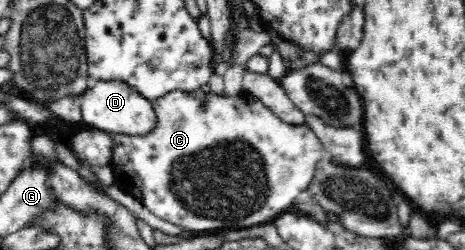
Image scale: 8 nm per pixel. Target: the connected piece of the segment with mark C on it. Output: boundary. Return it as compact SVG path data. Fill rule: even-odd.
M197 89L191 92L173 91L165 96L152 100L153 111L155 111L155 128L147 135L113 135L115 150L113 150L113 162L110 166L114 171L114 184L118 184L121 190L135 196L153 215L171 222L186 231L195 232L229 232L241 228L249 228L255 225L273 222L286 210L289 210L295 198L304 196L304 191L311 184L315 175L315 168L319 161L323 160L323 144L319 137L313 133L313 129L306 123L295 125L283 122L274 112L271 112L257 97L250 92L242 90L237 95L209 94Z

